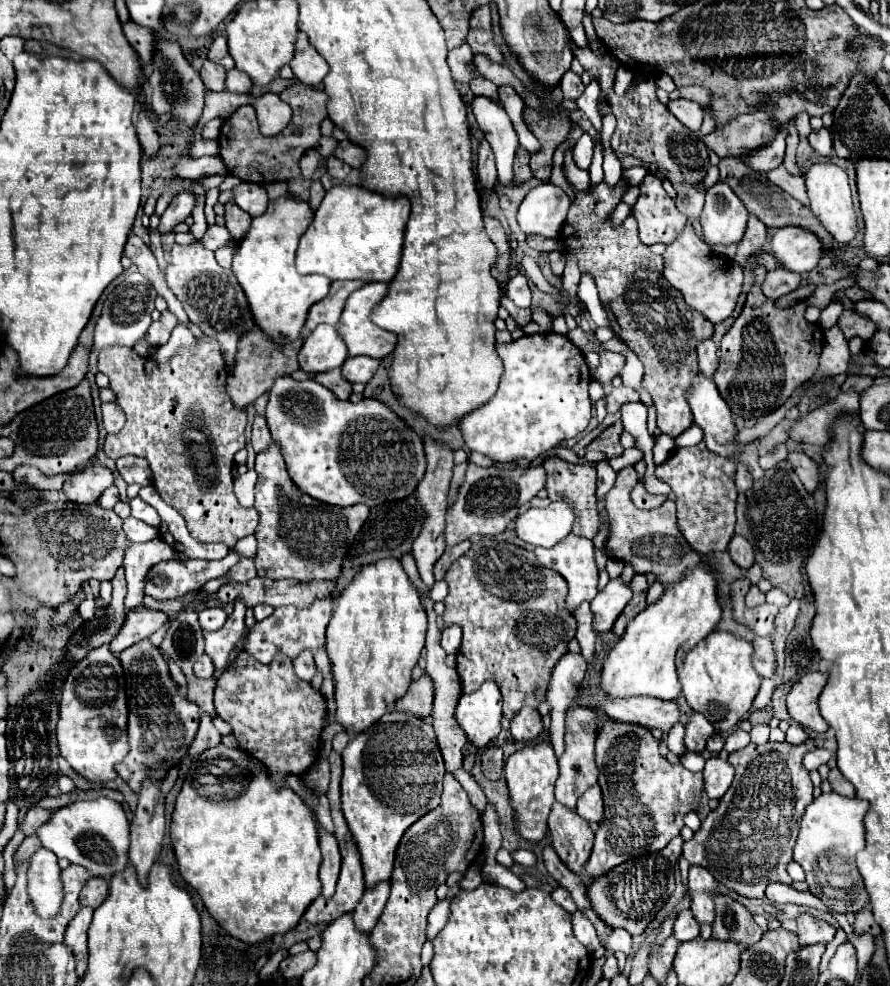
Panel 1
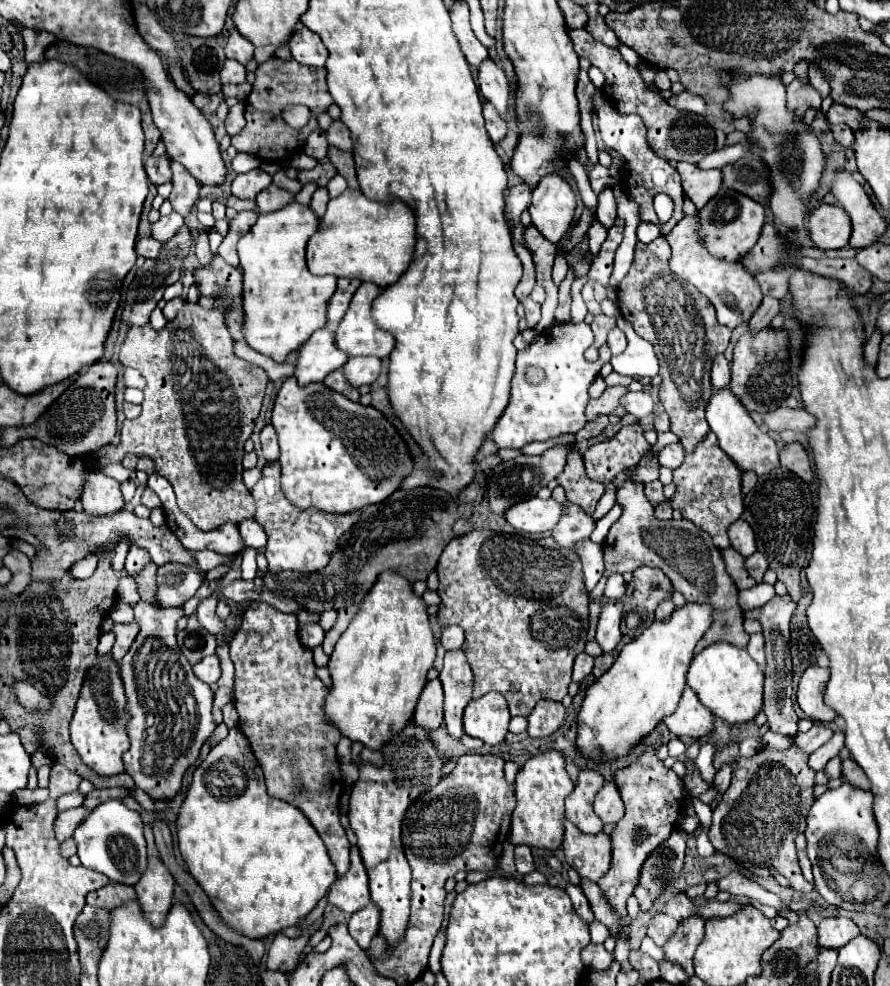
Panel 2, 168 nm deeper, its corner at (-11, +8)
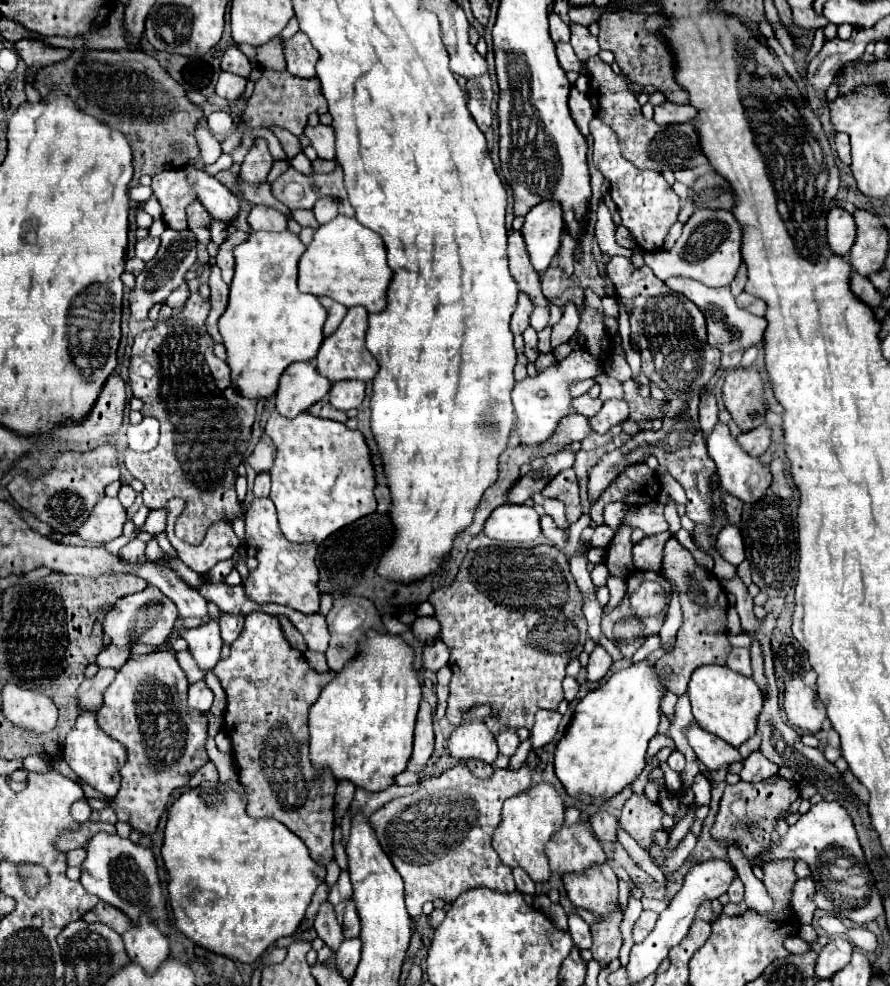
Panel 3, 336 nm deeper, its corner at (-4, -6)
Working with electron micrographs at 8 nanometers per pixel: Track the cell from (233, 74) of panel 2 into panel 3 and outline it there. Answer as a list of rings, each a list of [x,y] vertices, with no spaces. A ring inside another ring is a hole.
[[[221,72],[219,80],[217,80],[217,86],[215,86],[217,94],[225,100],[235,100],[243,94],[245,90],[245,78],[241,76],[235,76],[235,74],[229,74],[229,72]]]

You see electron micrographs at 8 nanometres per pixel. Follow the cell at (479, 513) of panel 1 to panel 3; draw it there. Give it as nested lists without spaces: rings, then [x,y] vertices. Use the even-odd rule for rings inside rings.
[[[561,450],[553,456],[537,458],[531,462],[531,468],[525,476],[513,484],[513,488],[507,492],[507,504],[525,504],[535,492],[541,492],[549,480],[553,480],[561,470],[573,466],[573,452]]]

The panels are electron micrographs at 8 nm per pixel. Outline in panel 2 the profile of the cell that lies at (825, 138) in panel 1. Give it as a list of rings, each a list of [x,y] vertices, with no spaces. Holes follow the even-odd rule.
[[[836,124],[836,126],[832,126],[832,134],[834,134],[834,140],[840,142],[842,146],[850,146],[852,140],[854,140],[854,132],[852,132],[852,128],[846,126],[846,124]]]

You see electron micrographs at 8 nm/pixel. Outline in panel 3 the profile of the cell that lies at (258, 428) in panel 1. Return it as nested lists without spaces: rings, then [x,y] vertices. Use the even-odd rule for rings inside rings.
[[[267,472],[257,474],[253,494],[255,494],[255,496],[267,496],[267,494],[269,494],[269,474],[267,474]]]

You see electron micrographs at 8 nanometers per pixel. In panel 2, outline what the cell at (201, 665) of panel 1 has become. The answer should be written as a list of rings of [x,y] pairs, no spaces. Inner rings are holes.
[[[214,654],[206,656],[204,660],[200,660],[200,664],[194,664],[194,674],[196,674],[196,678],[200,678],[206,684],[218,682],[218,678],[220,678],[220,660]]]

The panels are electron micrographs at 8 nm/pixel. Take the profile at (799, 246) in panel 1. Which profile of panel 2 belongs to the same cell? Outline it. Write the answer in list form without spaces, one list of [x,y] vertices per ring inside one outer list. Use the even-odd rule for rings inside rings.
[[[820,204],[810,216],[810,238],[820,250],[844,248],[852,234],[850,216],[834,204]]]

